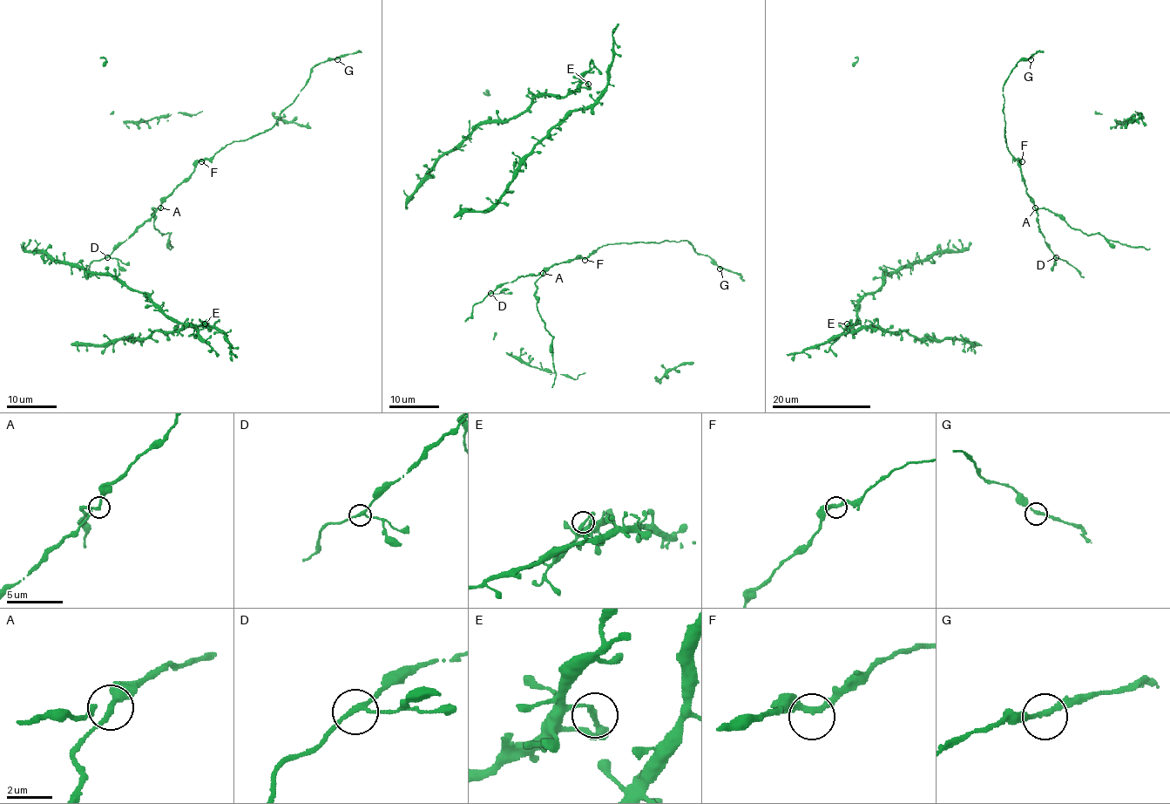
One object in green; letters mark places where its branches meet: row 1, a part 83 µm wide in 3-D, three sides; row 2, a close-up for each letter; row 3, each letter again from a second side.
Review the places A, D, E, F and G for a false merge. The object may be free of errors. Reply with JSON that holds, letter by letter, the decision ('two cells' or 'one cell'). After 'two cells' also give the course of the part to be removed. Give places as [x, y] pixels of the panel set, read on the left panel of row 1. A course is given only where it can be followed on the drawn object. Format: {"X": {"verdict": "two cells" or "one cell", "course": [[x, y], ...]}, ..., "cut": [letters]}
{"A": {"verdict": "two cells", "course": [[160, 208], [152, 209], [154, 227], [161, 235], [169, 235], [169, 243], [172, 247], [169, 248]]}, "D": {"verdict": "one cell"}, "E": {"verdict": "one cell"}, "F": {"verdict": "one cell"}, "G": {"verdict": "one cell"}, "cut": ["A"]}

